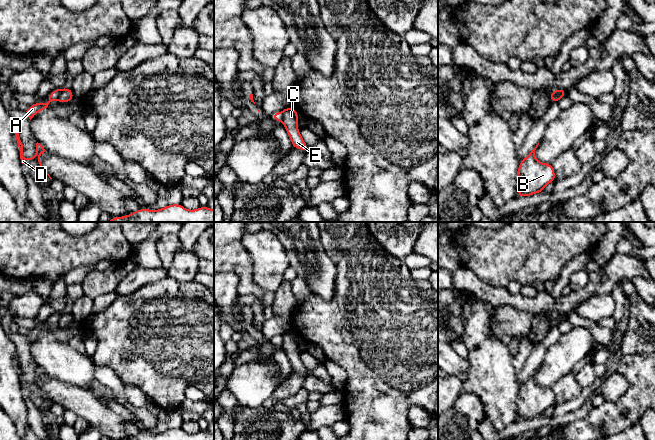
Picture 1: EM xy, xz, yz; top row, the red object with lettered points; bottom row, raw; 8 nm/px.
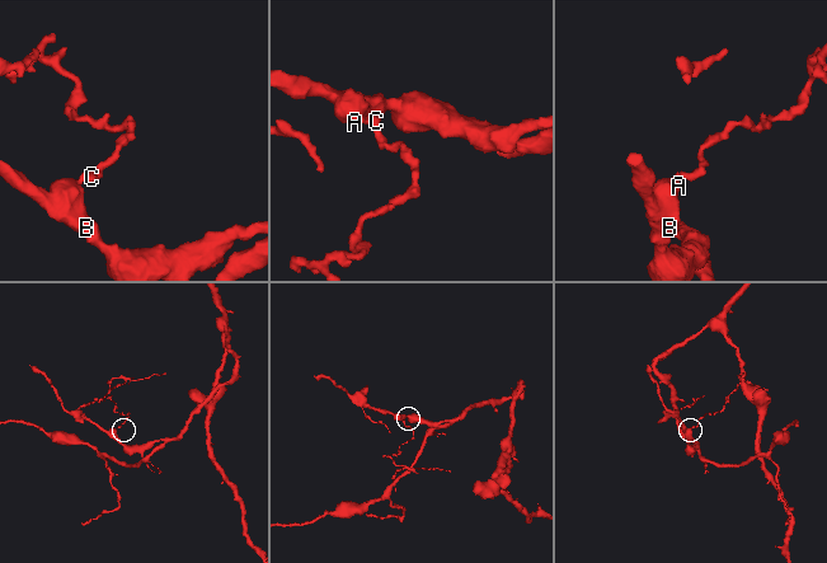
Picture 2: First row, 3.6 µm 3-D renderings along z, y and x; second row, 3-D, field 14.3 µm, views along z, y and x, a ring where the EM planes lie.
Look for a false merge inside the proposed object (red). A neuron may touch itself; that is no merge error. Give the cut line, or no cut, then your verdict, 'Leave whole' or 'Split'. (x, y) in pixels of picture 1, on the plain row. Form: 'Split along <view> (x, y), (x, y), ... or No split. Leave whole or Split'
Split along xy (60, 313), (57, 322). Split

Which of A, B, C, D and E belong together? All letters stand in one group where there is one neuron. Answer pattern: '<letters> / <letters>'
A B D / C E

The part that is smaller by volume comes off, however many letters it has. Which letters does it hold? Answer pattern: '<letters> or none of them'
C, E

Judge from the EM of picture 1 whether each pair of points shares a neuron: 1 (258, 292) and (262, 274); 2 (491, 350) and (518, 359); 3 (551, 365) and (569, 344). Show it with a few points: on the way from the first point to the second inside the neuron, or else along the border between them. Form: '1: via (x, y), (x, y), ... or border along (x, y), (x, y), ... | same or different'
1: border along (253, 263), (253, 281), (265, 291) | different
2: border along (511, 356), (511, 362), (516, 372) | different
3: via (556, 360), (567, 349) | same

